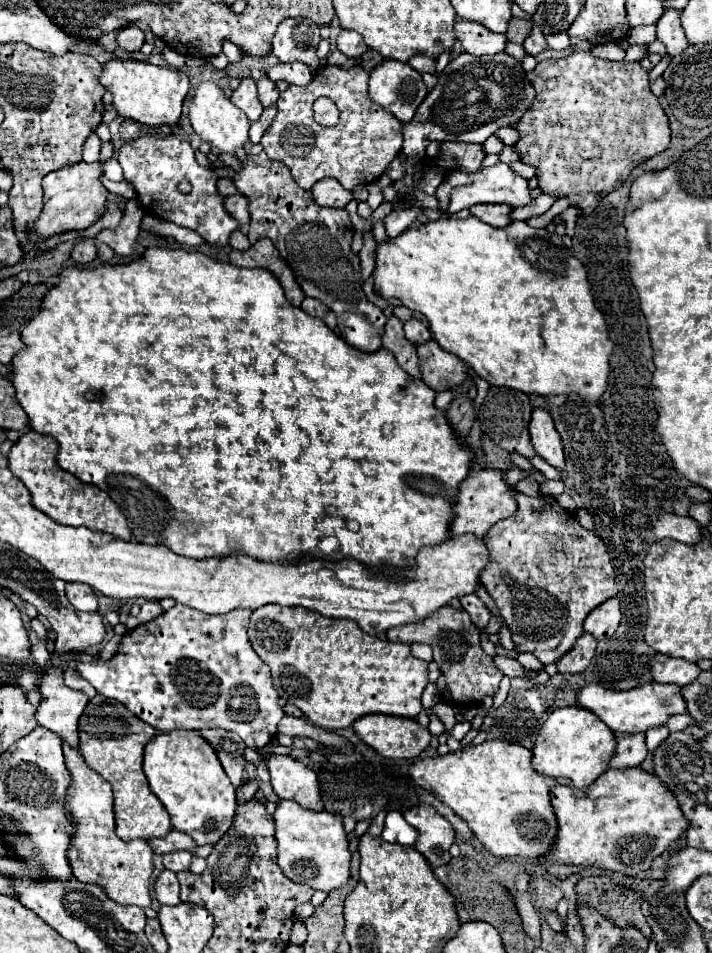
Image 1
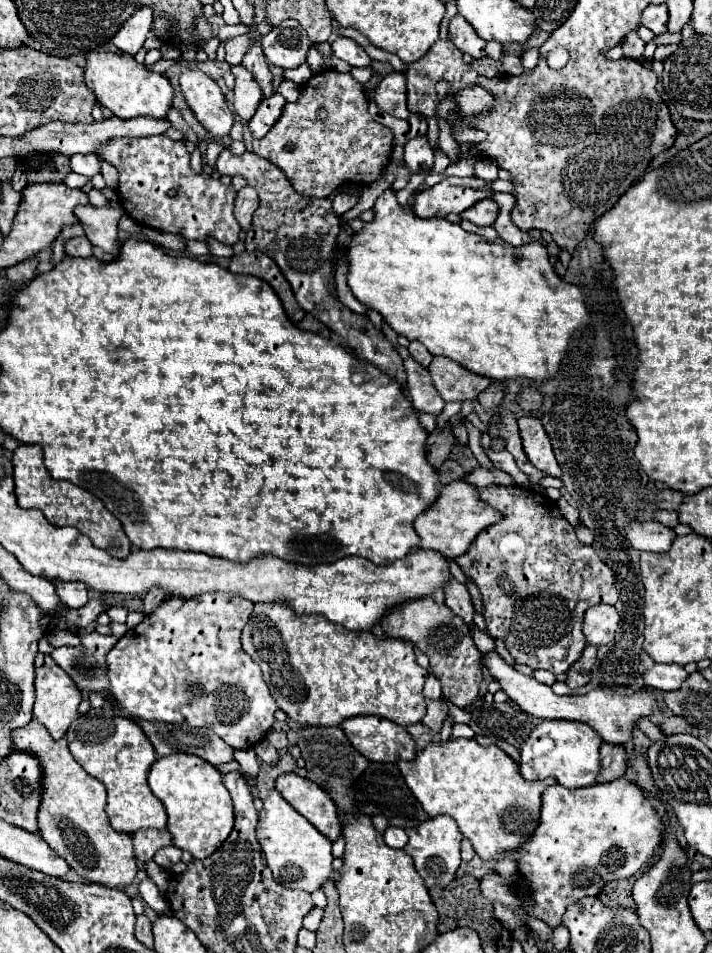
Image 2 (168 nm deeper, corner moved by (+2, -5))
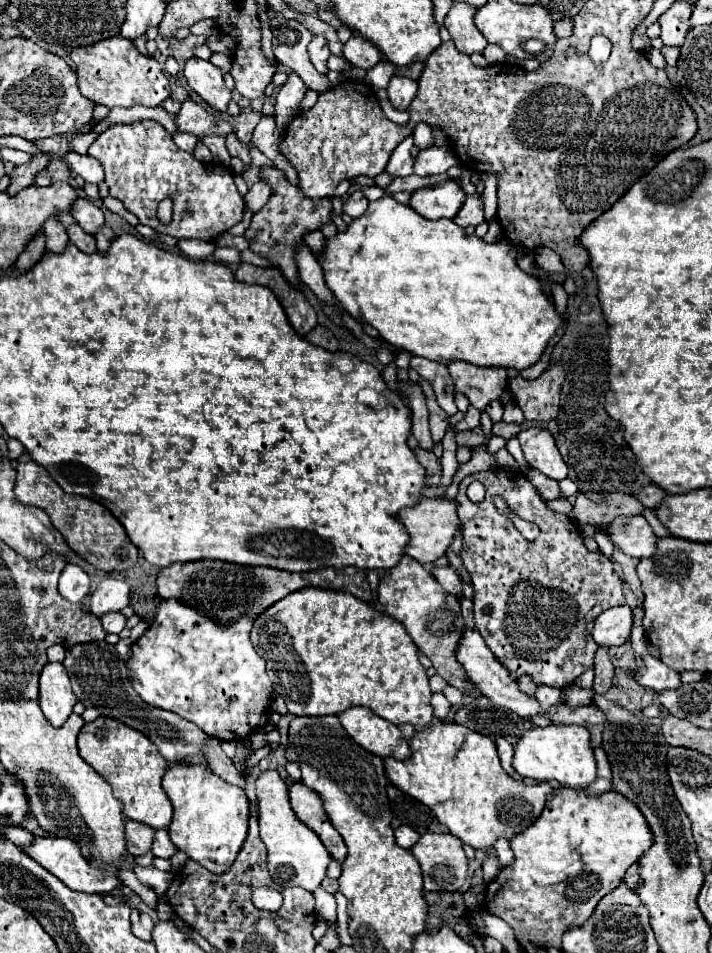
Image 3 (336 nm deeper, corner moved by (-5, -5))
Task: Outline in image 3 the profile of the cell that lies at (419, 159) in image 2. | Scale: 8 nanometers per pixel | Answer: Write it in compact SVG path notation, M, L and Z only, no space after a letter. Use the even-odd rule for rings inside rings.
M448 147L426 148L420 150L414 162L414 174L416 176L436 176L444 174L448 168L460 165L455 153Z

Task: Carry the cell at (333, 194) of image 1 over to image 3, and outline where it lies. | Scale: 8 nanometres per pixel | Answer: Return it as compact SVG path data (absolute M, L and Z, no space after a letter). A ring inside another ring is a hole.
M354 192L354 194L350 196L350 200L344 204L344 212L346 212L350 218L362 216L366 208L368 208L368 198L366 198L362 192Z

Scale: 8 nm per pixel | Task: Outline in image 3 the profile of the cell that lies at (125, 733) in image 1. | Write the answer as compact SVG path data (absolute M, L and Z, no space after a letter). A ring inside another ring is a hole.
M96 718L94 722L88 722L82 726L80 734L78 734L78 750L80 750L80 756L112 786L116 798L122 800L124 804L124 816L126 818L132 818L132 820L138 820L142 824L148 824L152 828L166 828L172 820L172 804L166 796L166 792L162 790L162 776L168 768L168 762L164 760L164 756L160 756L160 752L156 752L156 746L142 734L142 732L136 732L134 728L128 728L124 724L120 724L118 720L112 720L112 718Z

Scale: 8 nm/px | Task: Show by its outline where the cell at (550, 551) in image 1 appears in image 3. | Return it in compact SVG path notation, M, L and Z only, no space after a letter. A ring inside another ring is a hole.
M492 468L486 472L476 472L464 482L460 482L460 490L456 496L458 502L458 516L462 522L462 538L464 546L460 558L470 572L472 588L474 588L474 624L476 630L482 634L490 652L512 672L514 680L520 676L530 676L536 686L552 686L564 690L574 684L574 680L588 668L594 666L594 652L598 644L592 640L594 620L612 606L626 604L622 580L614 572L612 562L602 552L590 552L584 542L576 522L570 516L552 512L544 500L540 498L538 490L532 482L516 472L516 470L500 470ZM470 482L482 482L486 486L486 500L474 504L466 496L466 486ZM494 496L502 496L508 508L522 520L534 522L540 528L536 540L528 542L514 526L514 522L500 514L494 506Z

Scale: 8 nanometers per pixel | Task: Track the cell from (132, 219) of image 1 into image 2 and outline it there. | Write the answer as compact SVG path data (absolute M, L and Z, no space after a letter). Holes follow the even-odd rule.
M85 206L85 208L75 208L77 218L81 220L87 238L91 240L93 246L103 248L105 252L119 256L119 236L117 236L117 222L123 214L119 208L95 208L95 206Z

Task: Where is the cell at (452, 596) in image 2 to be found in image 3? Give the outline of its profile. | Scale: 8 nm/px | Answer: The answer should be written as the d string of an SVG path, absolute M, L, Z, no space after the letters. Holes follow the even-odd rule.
M434 566L434 568L432 568L432 576L440 582L440 586L442 586L444 590L456 594L458 598L462 596L462 580L460 580L460 576L456 574L456 570L454 570L452 566L442 566L442 568Z

